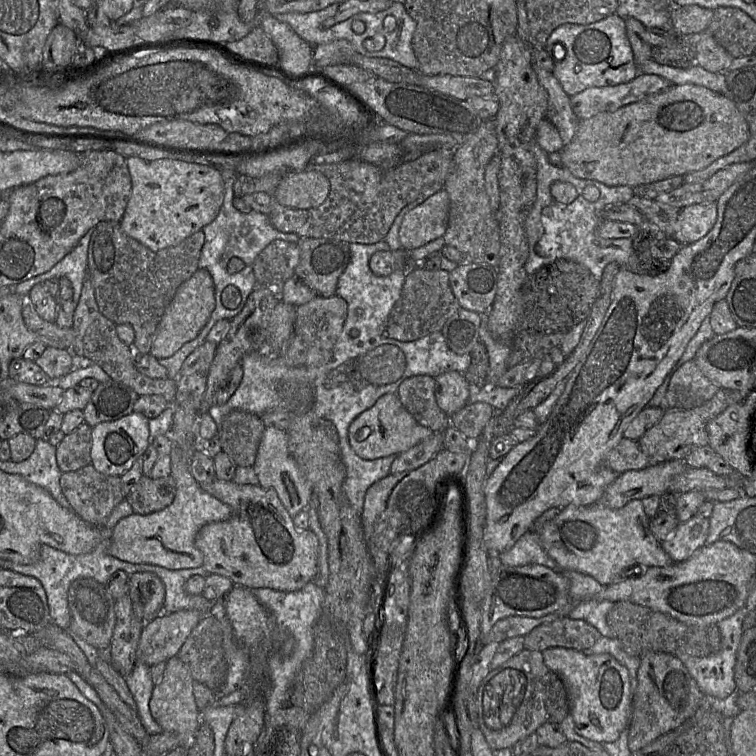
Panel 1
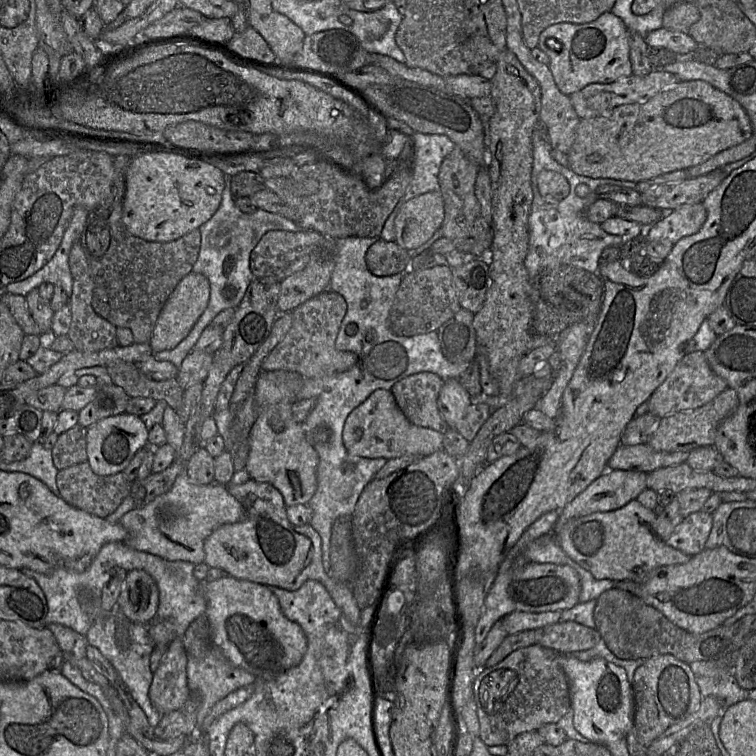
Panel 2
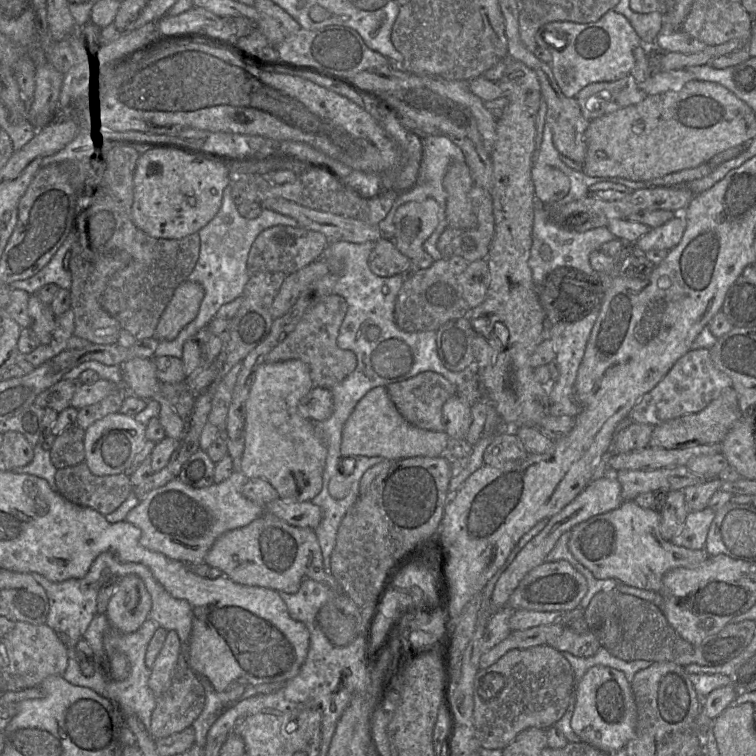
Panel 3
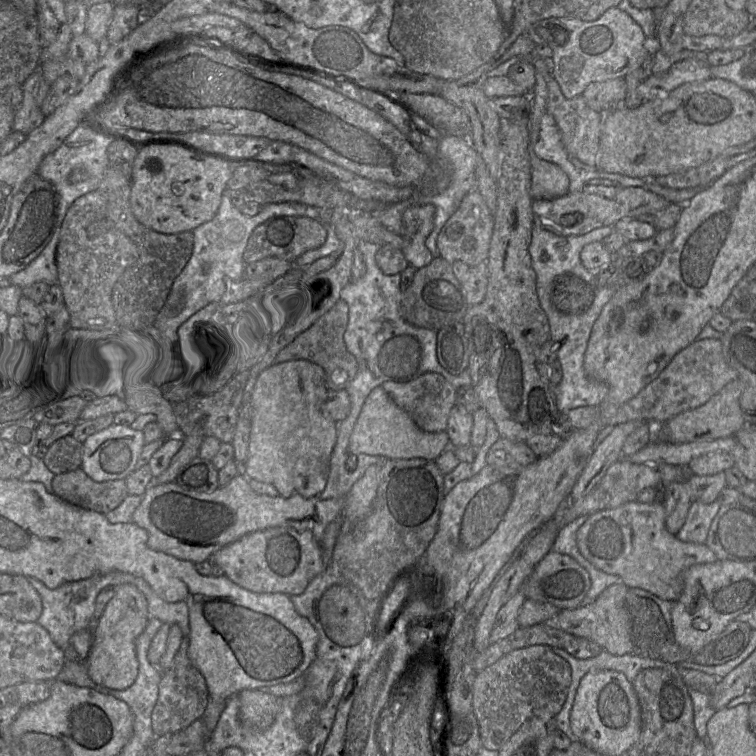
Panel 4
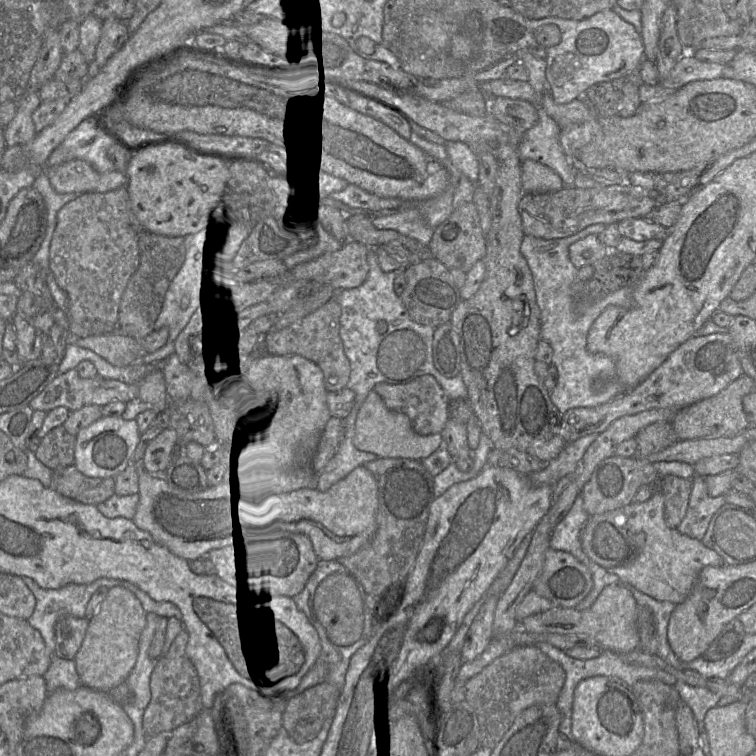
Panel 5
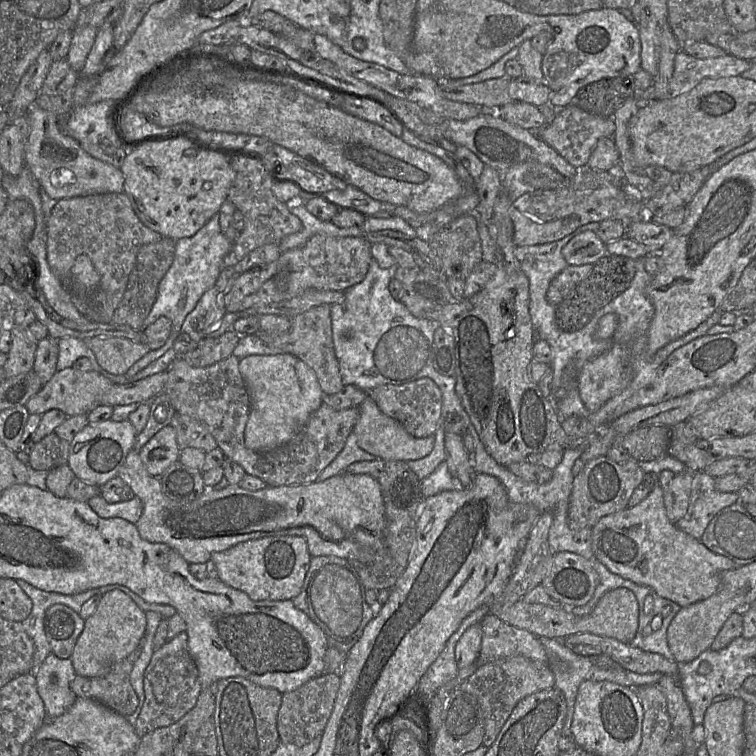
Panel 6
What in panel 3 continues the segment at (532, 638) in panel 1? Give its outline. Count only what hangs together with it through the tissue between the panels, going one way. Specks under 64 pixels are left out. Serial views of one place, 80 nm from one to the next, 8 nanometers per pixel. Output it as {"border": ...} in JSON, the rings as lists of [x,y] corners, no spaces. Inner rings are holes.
{"border":[[[564,626],[563,632],[549,645],[558,651],[566,651],[577,657],[592,656],[601,647],[592,631],[577,632],[568,626]]]}

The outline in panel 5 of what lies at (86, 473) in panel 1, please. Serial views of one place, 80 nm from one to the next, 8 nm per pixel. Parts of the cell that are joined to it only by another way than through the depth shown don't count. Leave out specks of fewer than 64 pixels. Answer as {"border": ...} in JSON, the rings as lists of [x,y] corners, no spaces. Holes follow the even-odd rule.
{"border":[[[74,465],[54,472],[51,488],[74,501],[97,506],[115,495],[114,477],[90,478]]]}

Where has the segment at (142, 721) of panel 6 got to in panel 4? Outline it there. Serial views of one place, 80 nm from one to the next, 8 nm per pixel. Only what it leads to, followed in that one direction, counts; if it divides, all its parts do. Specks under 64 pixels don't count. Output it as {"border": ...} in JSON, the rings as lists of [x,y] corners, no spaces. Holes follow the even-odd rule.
{"border":[[[183,637],[171,666],[162,672],[157,702],[151,715],[154,735],[177,733],[194,721],[201,719],[209,702],[209,692],[204,676],[192,664],[188,656],[189,638]]]}

